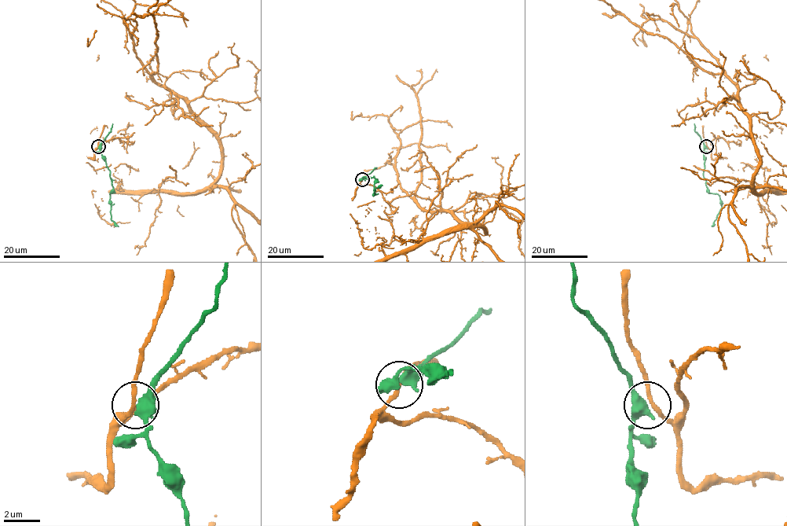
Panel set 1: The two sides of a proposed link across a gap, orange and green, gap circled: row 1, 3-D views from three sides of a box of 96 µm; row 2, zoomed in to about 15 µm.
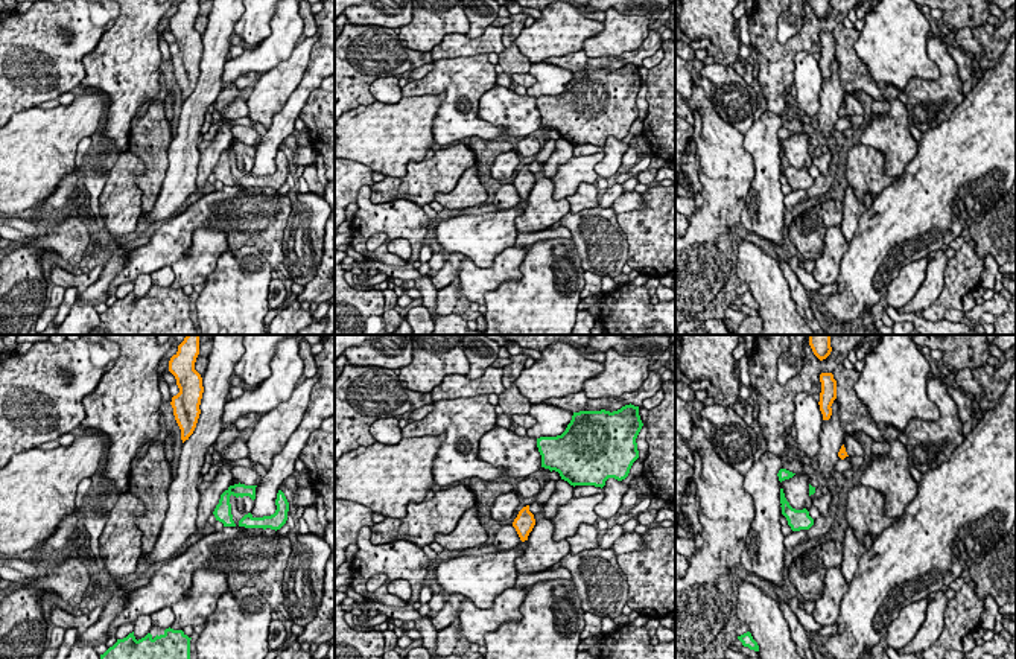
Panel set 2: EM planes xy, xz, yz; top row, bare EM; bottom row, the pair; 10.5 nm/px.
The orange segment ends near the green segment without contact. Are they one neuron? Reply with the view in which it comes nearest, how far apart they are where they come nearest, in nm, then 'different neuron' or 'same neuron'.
yz | 420 nm | same neuron

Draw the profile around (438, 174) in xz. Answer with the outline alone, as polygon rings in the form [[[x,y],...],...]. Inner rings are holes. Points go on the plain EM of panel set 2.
[[[452,145],[435,151],[430,158],[409,161],[405,177],[385,177],[371,187],[371,202],[383,204],[408,199],[418,205],[435,201],[437,193],[449,193],[468,169],[476,166],[476,155],[468,145]]]

